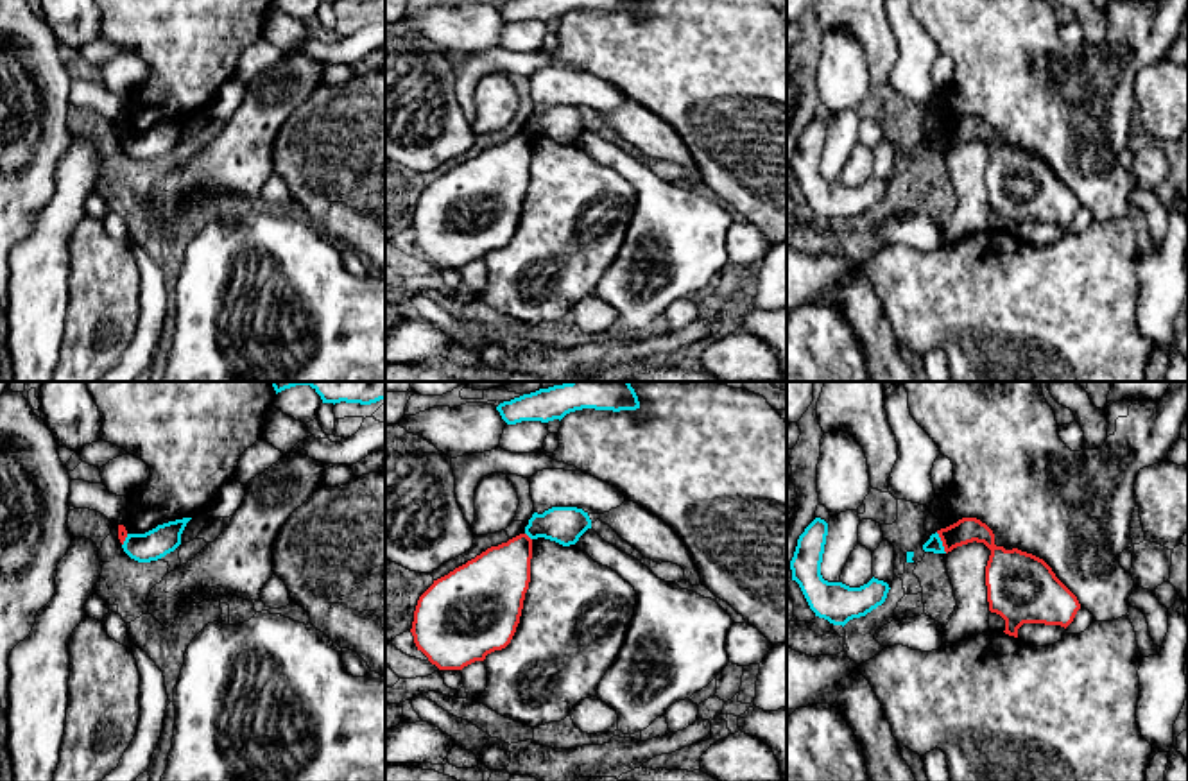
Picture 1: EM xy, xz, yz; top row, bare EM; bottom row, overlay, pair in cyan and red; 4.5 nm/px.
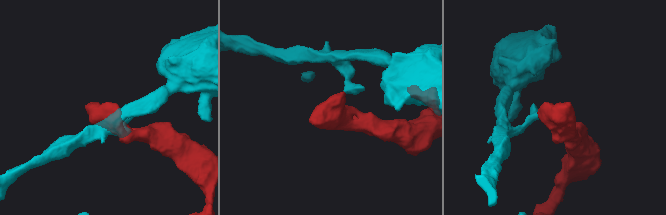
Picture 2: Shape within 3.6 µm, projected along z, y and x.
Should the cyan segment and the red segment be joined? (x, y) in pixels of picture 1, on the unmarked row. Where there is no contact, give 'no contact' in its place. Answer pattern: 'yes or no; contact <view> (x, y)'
no; contact yz (941, 142)

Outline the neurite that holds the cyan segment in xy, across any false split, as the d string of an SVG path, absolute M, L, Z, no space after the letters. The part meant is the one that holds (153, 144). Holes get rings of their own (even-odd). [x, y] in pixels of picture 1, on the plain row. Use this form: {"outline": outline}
{"outline": "M190 118L168 120L145 133L127 133L122 147L138 161L158 159L181 143L181 133Z"}

